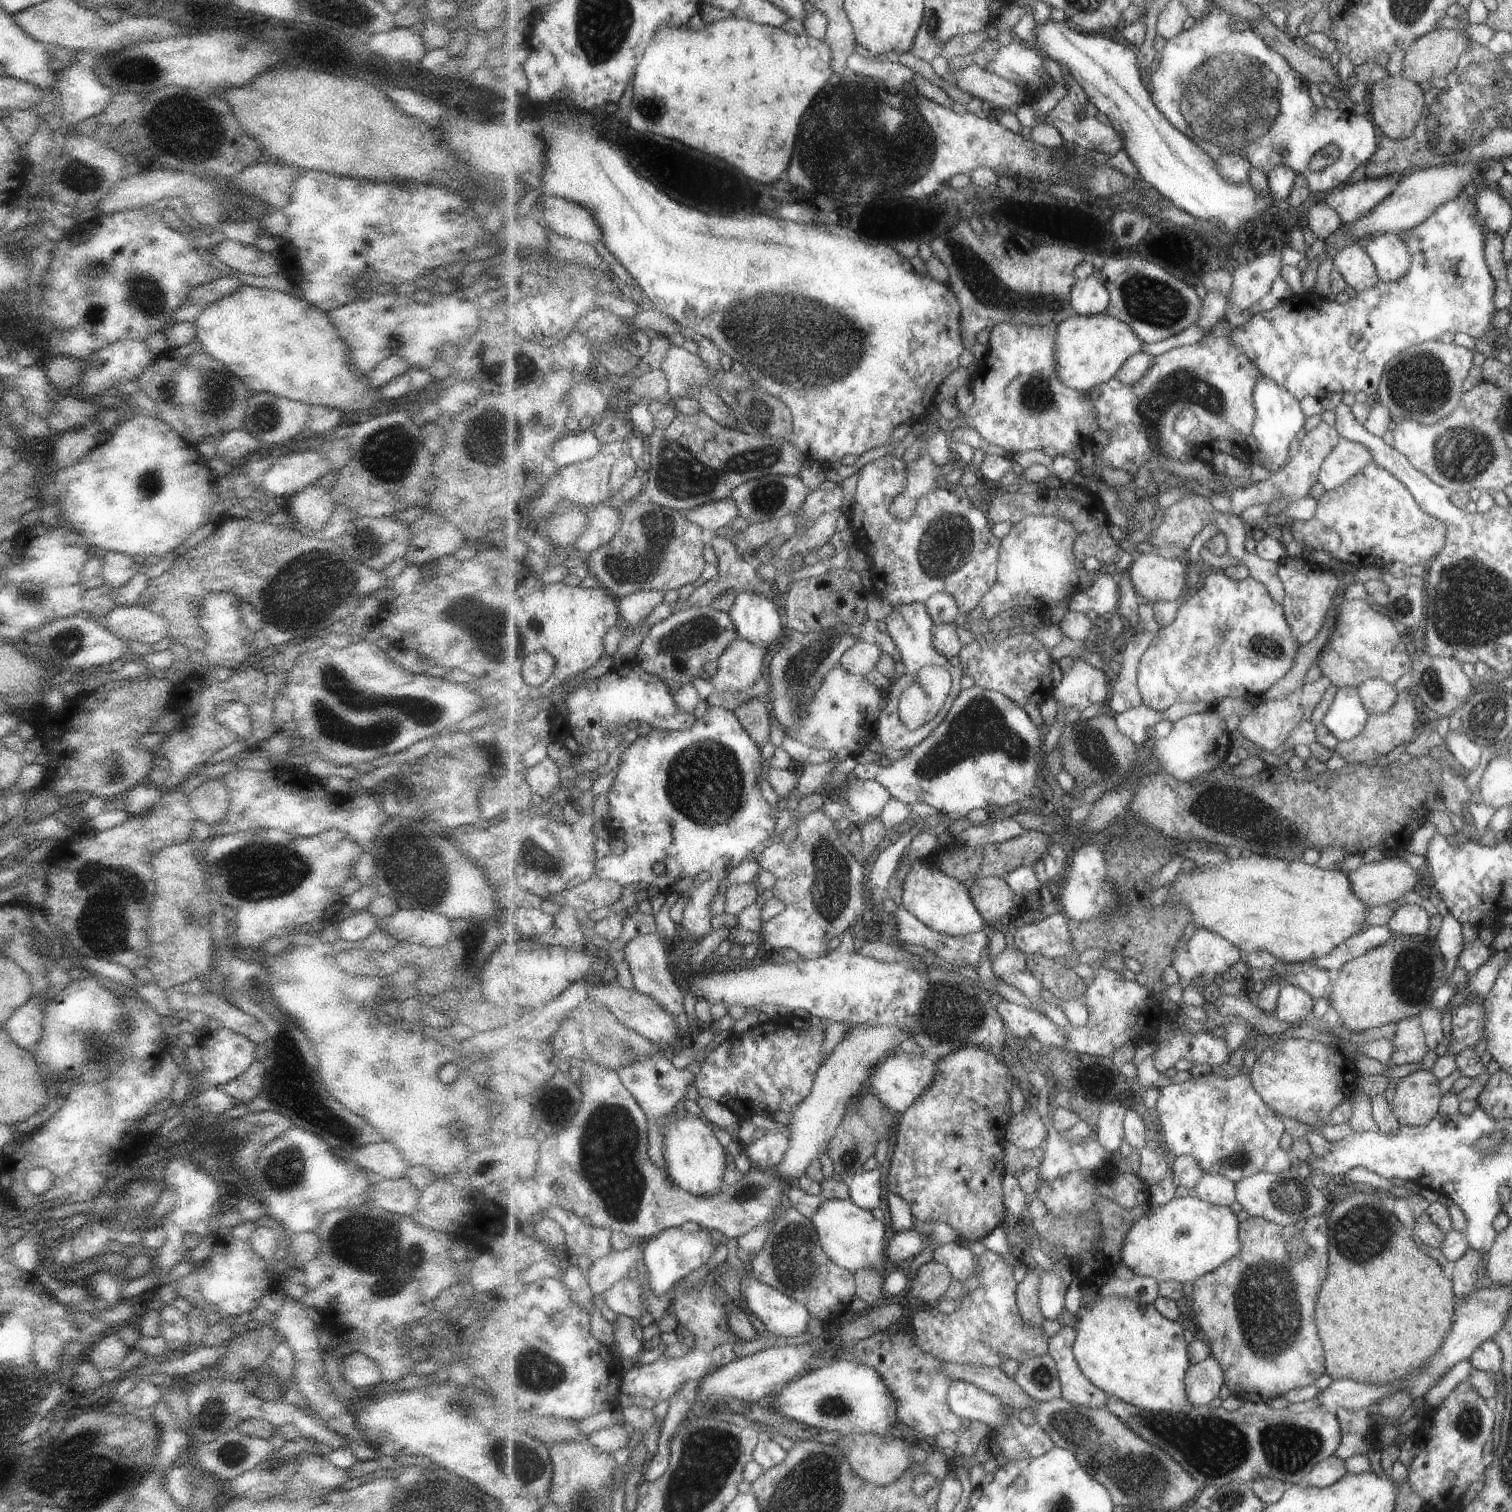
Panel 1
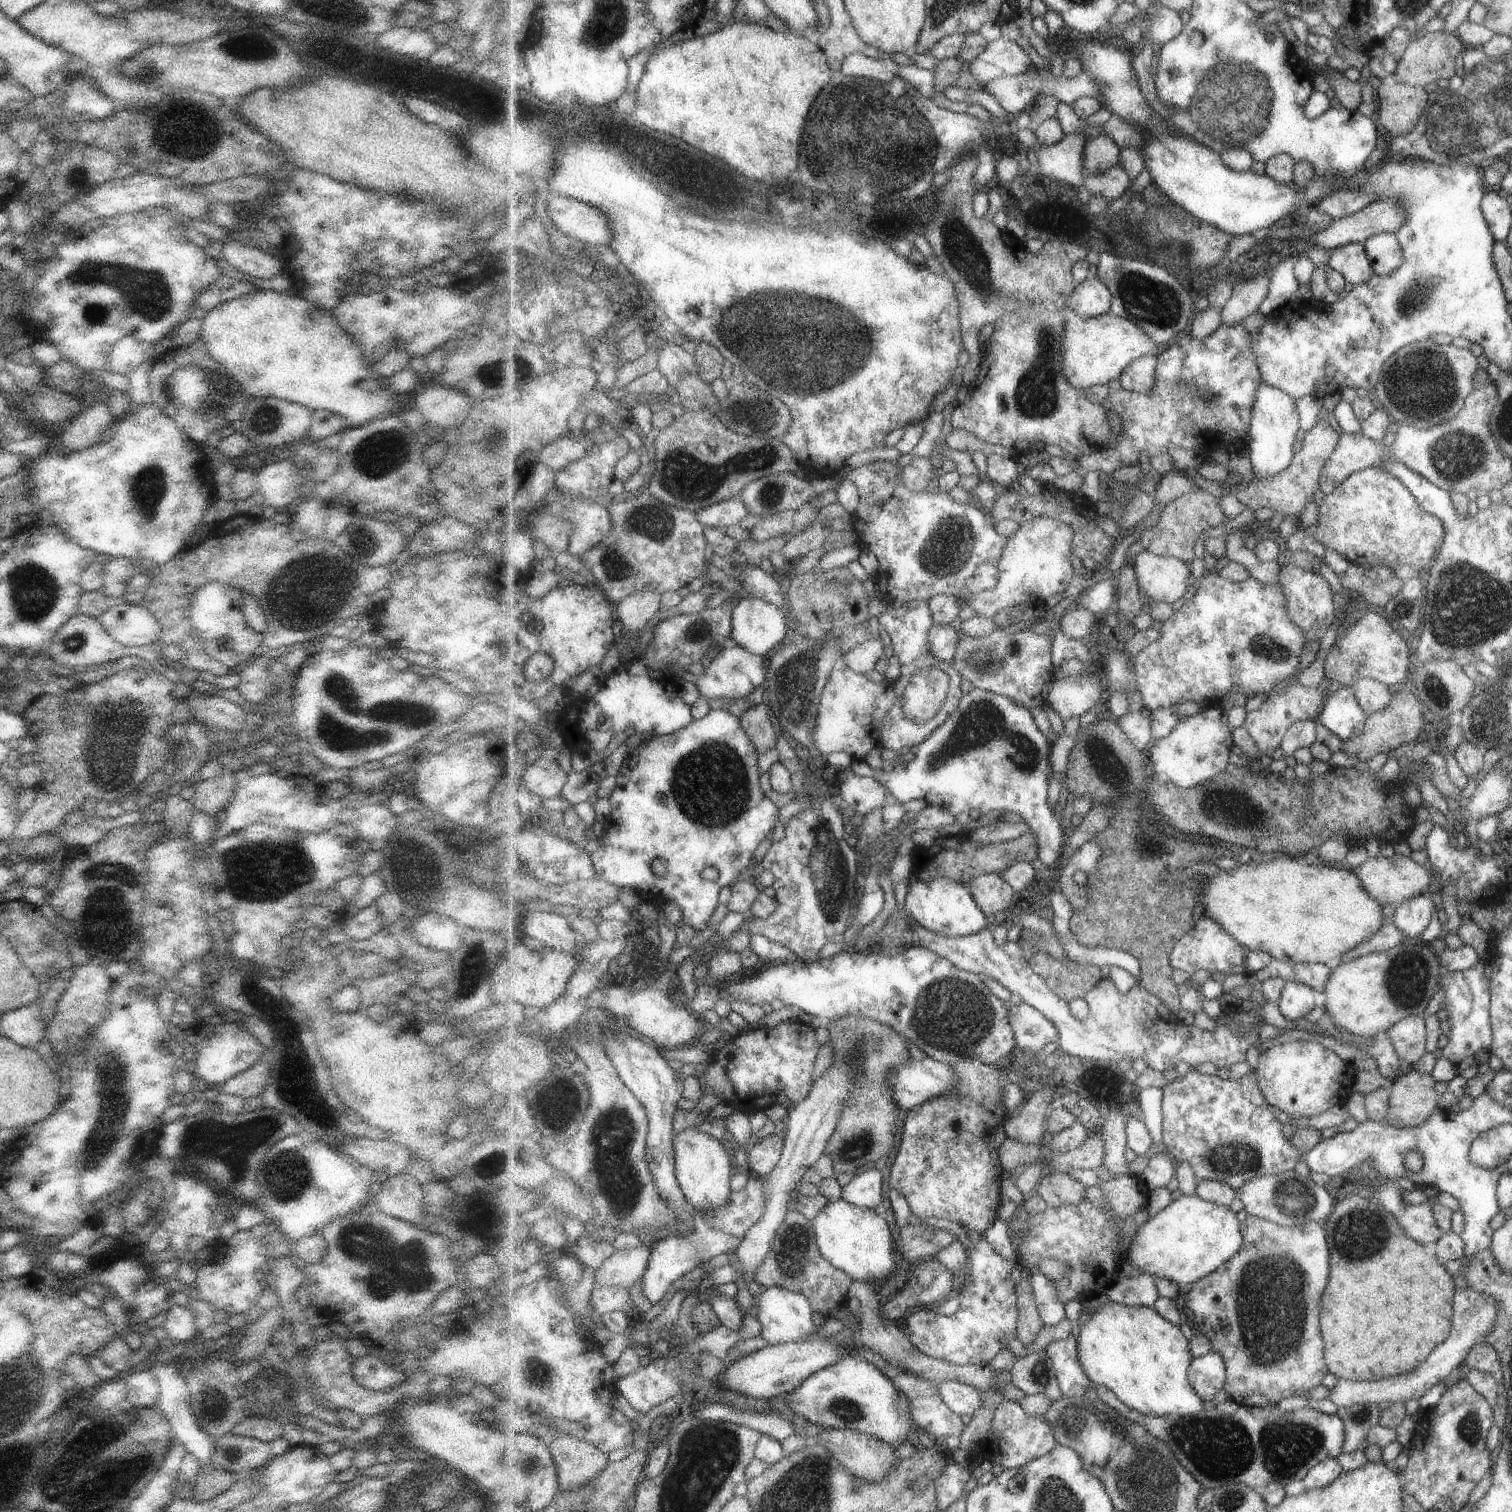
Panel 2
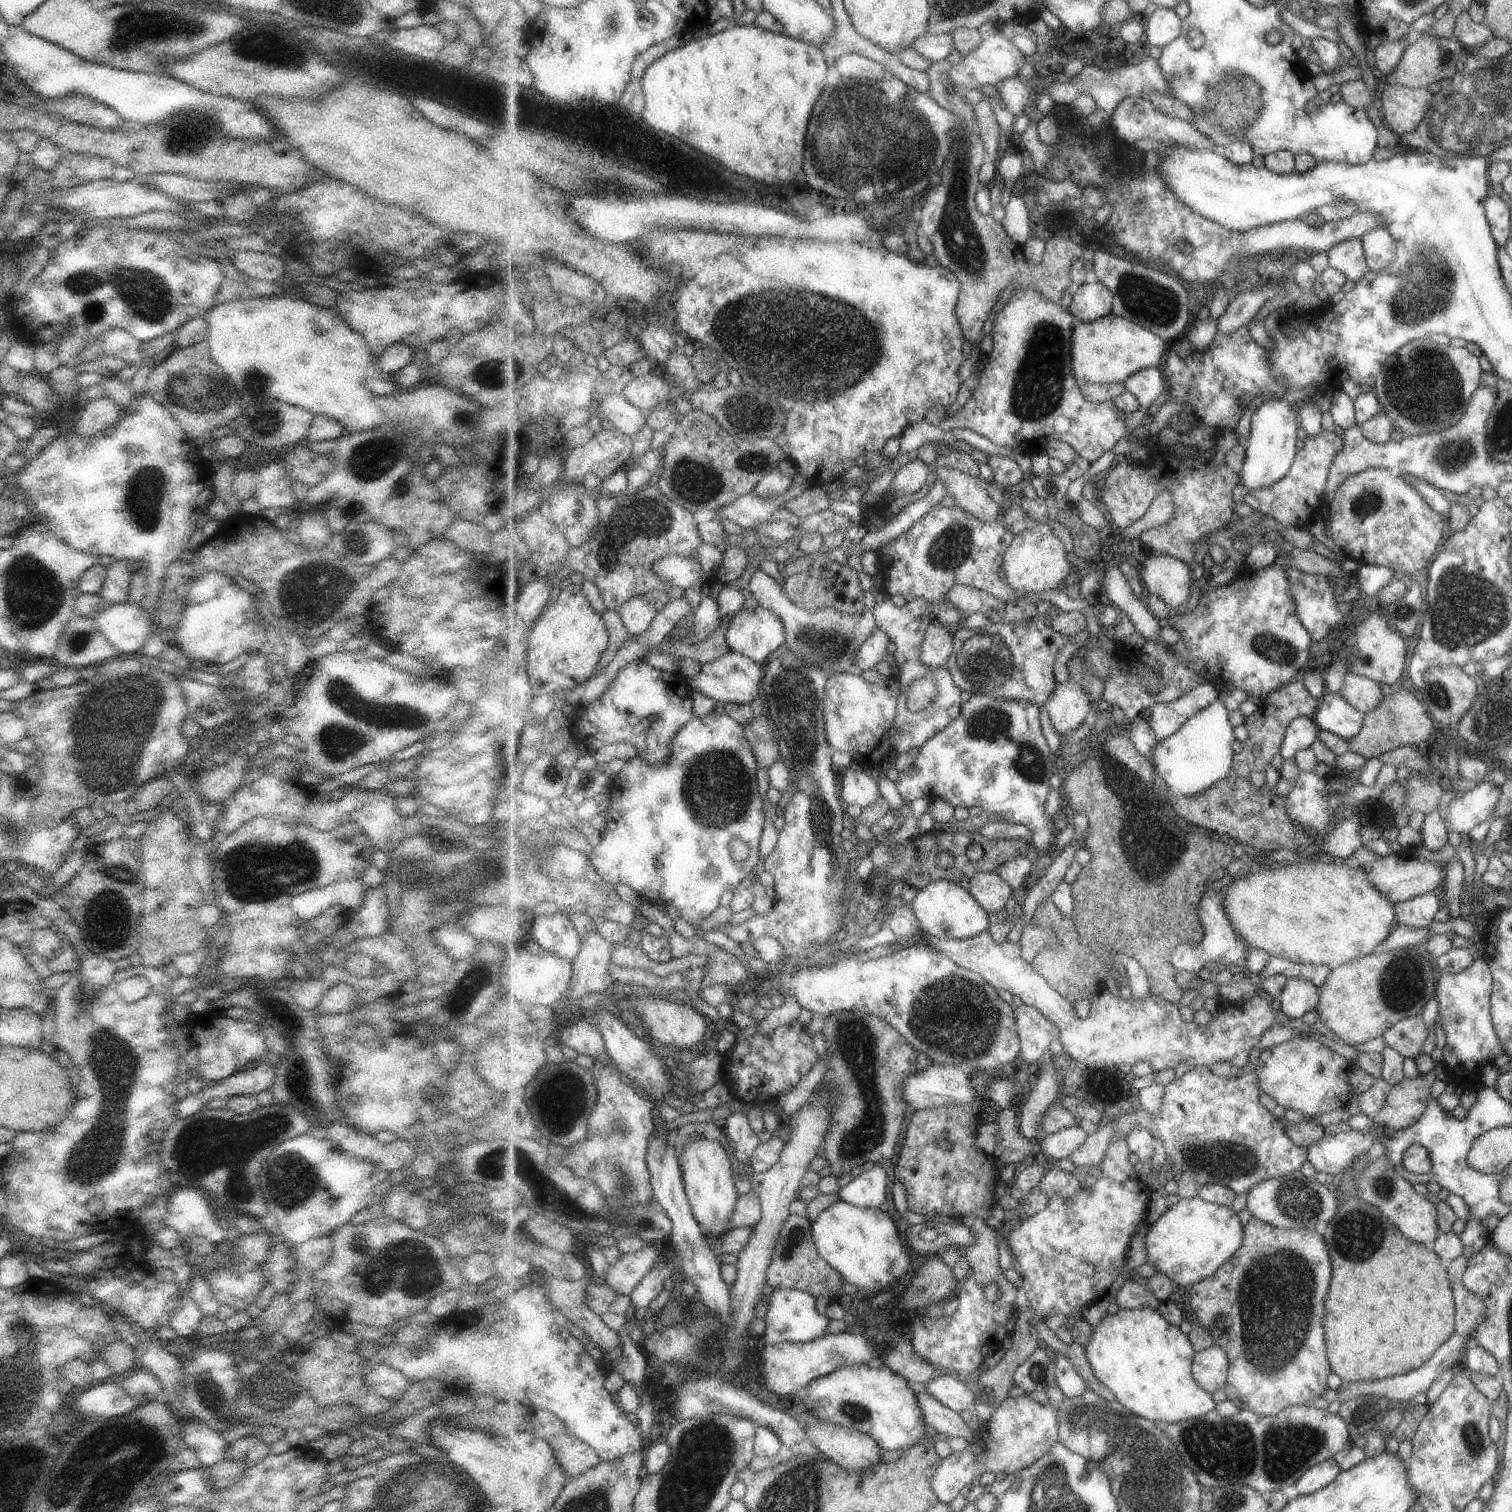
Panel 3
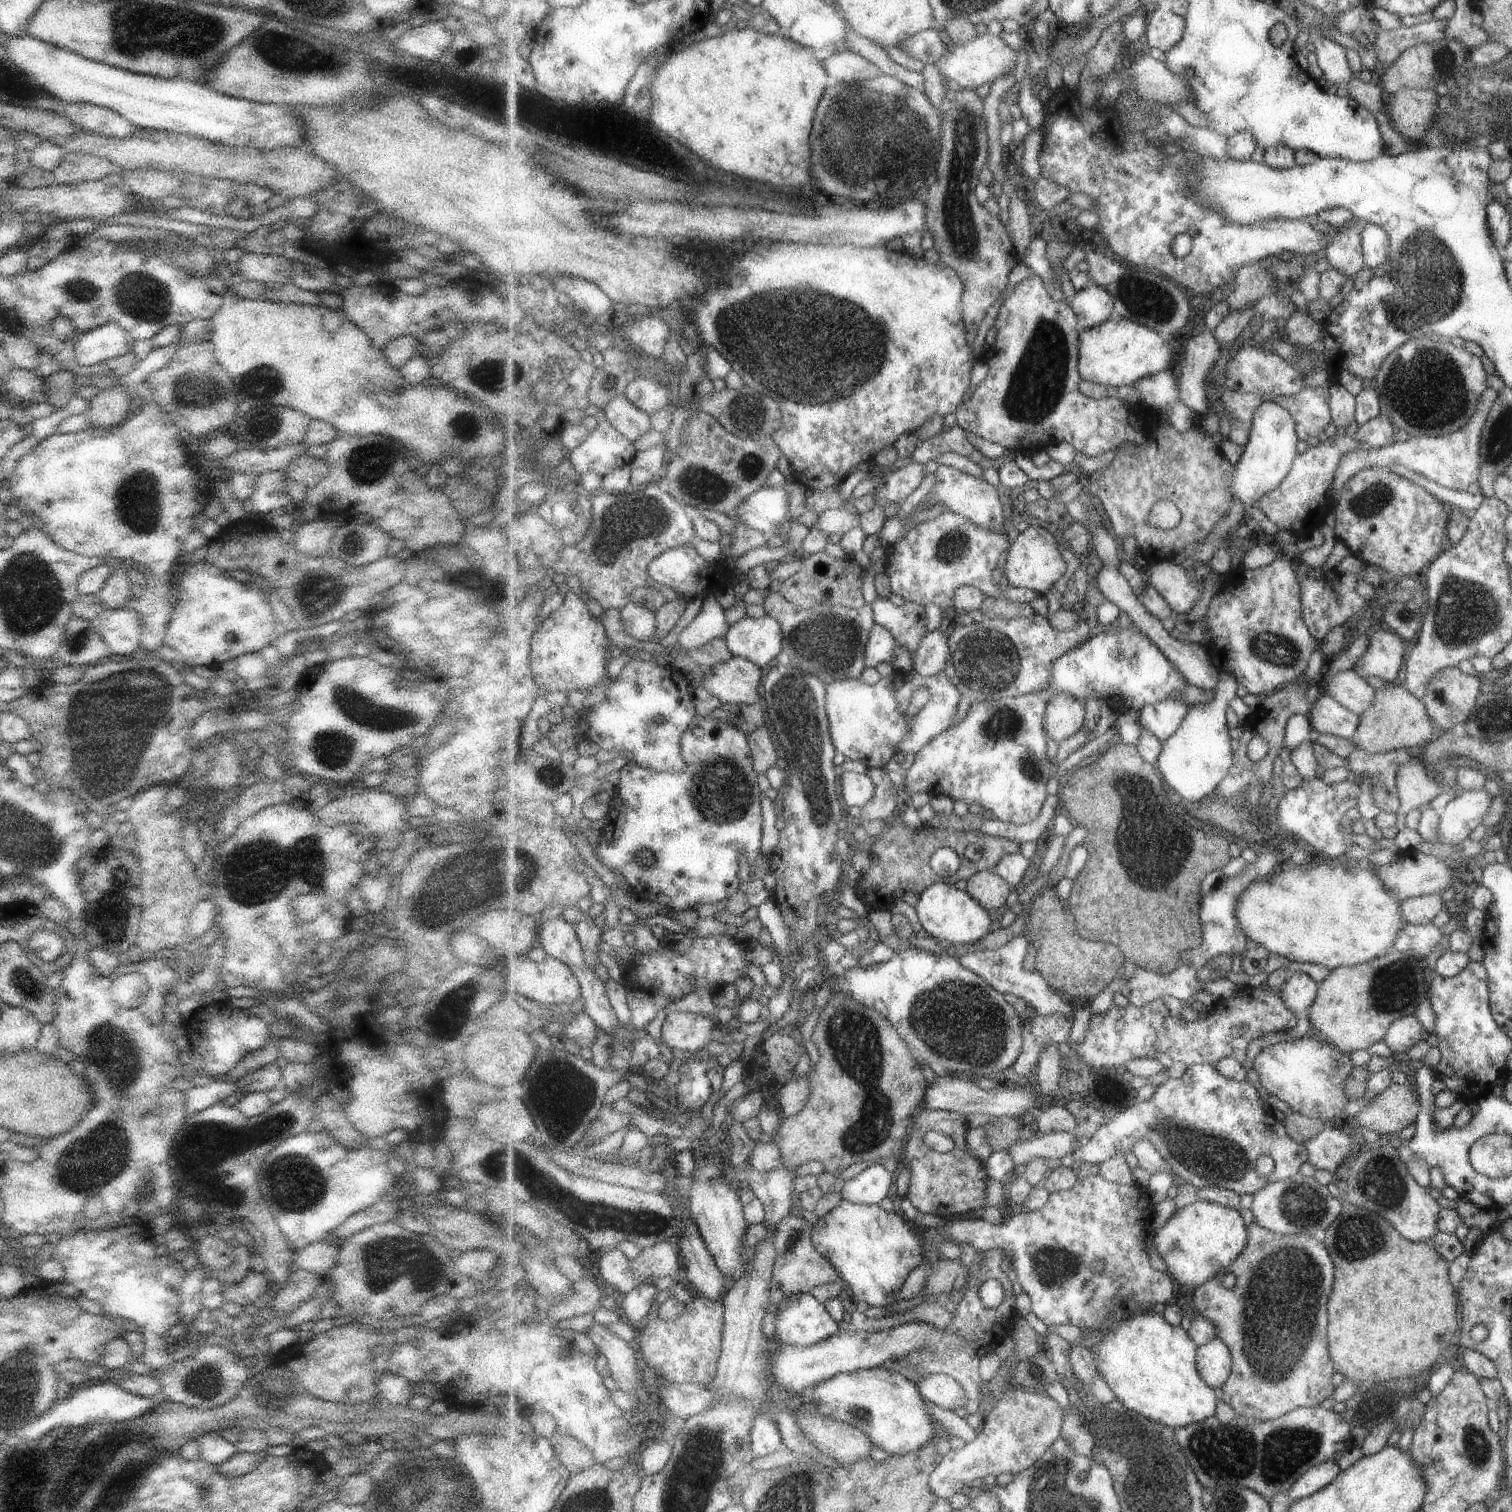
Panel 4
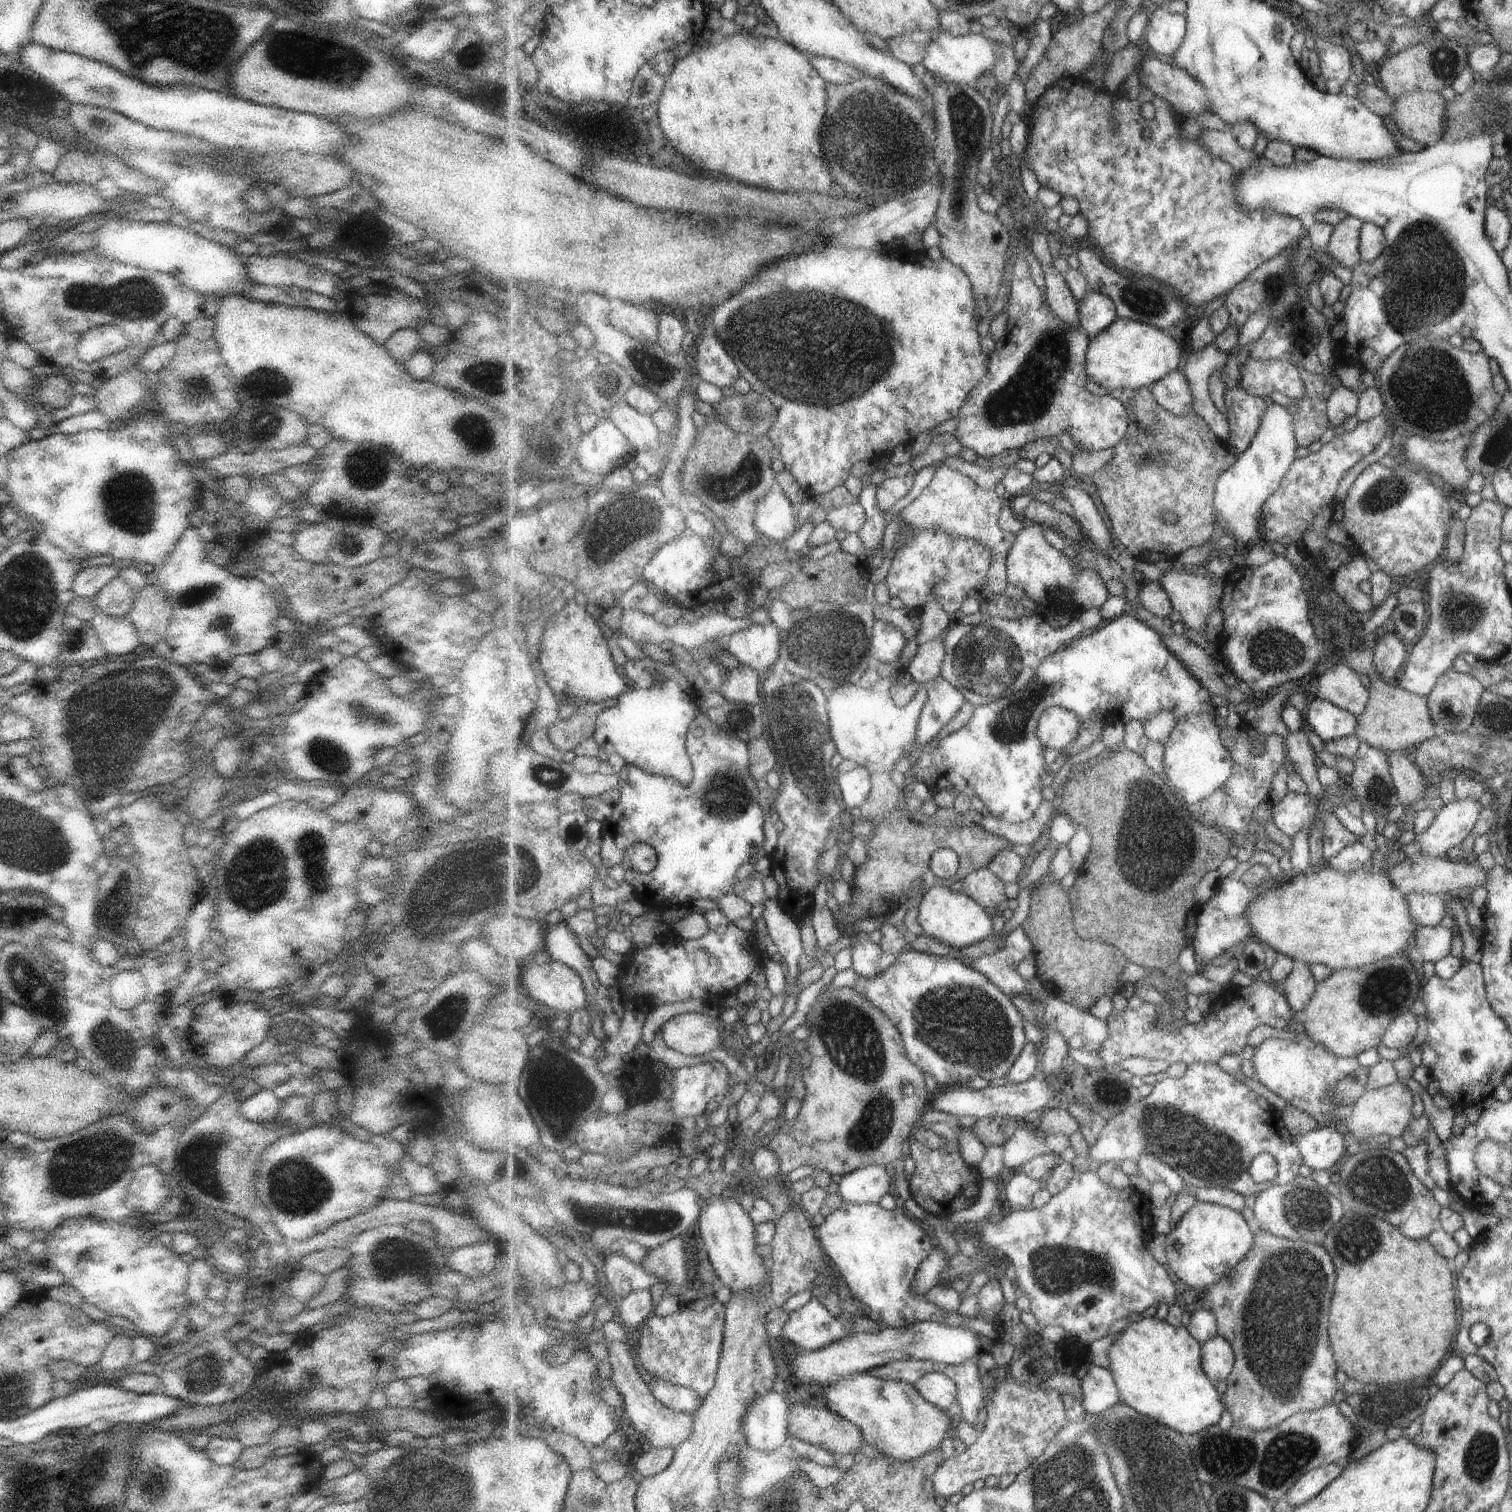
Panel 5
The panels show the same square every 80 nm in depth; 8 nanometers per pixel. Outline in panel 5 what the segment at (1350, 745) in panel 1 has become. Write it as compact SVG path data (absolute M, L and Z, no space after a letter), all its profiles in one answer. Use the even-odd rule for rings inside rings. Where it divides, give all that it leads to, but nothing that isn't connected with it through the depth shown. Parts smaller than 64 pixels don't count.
M1373 644L1365 652L1343 652L1343 663L1353 666L1357 672L1368 674L1370 678L1370 700L1365 711L1359 716L1359 725L1355 735L1361 743L1369 744L1381 751L1409 752L1413 747L1423 743L1423 740L1434 736L1434 720L1430 716L1429 702L1426 696L1407 692L1395 681L1383 679L1383 676L1374 668L1375 650Z

